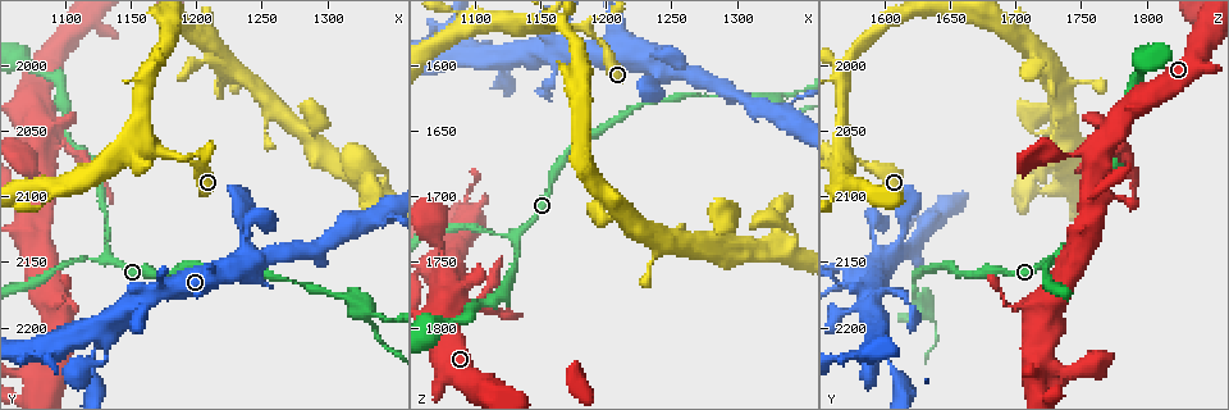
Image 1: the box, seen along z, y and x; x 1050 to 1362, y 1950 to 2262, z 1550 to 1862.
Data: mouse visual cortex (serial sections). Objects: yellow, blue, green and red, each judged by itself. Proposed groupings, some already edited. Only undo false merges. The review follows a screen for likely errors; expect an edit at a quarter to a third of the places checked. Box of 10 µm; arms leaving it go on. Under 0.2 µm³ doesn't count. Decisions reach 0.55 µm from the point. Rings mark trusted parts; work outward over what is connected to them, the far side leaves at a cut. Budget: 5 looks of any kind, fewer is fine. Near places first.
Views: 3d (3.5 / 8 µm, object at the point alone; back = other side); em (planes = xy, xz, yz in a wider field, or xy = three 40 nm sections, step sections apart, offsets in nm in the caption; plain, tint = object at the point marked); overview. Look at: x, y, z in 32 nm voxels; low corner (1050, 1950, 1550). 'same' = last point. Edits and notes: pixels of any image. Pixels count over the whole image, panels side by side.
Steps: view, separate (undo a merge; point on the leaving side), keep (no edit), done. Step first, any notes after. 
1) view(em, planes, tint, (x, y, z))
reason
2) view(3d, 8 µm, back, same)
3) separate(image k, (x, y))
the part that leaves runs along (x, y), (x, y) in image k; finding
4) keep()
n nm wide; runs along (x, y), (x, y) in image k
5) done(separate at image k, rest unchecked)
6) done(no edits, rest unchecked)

view(3d, 3.5 µm, (1330, 2184, 1630))
branch point

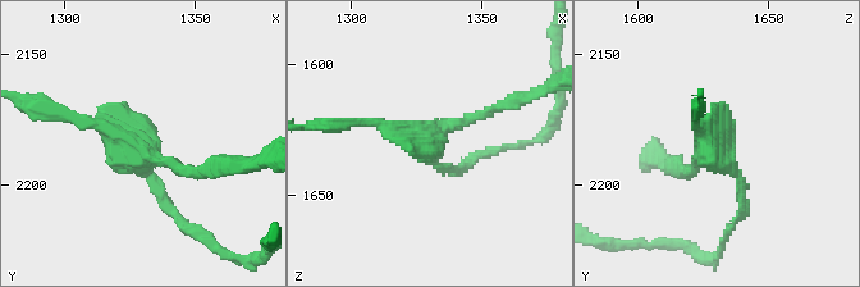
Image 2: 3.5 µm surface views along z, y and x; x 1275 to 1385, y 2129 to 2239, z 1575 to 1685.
view(em, xy, step 2, tint, (1328, 2186, 1630))

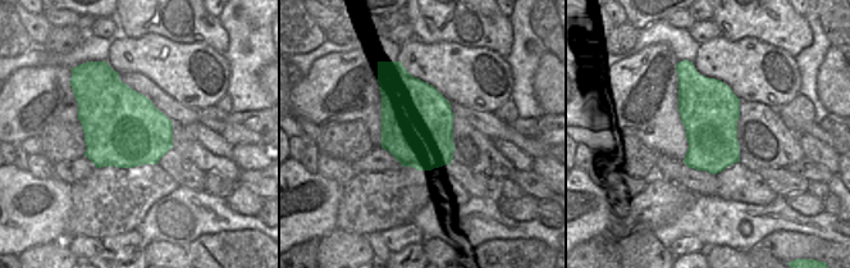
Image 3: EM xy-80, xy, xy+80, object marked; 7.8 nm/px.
separate(image 2, (159, 185))
a second cell is stuck on

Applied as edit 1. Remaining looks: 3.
view(overview)

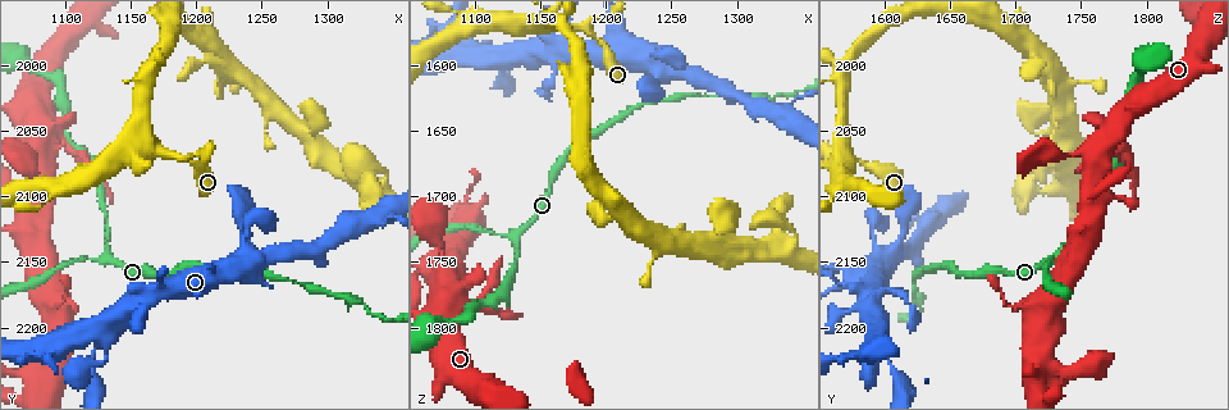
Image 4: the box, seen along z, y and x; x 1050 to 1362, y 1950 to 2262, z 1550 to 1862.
view(3d, 3.5 µm, (1124, 2210, 1602))
narrows sharply

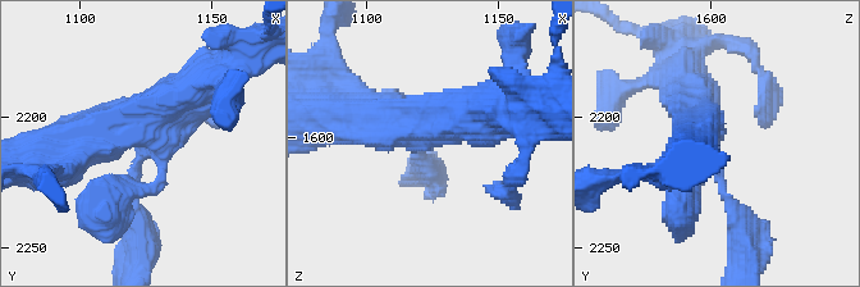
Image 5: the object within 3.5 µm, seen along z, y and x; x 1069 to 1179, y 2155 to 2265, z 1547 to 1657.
view(em, xy, step 3, tint, (1124, 2209, 1599))
need the tissue

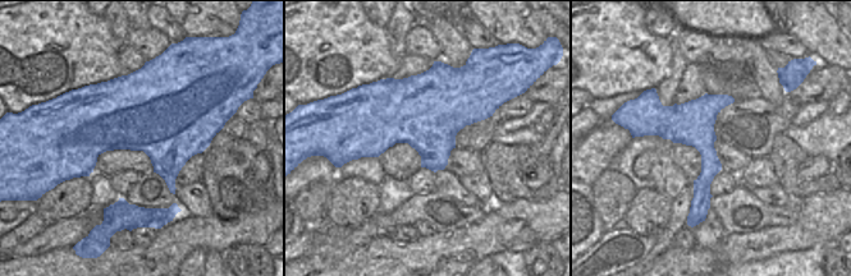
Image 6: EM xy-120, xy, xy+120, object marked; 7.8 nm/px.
keep()
one cell here

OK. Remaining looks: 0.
done(separate at image 2, rest unchecked)

